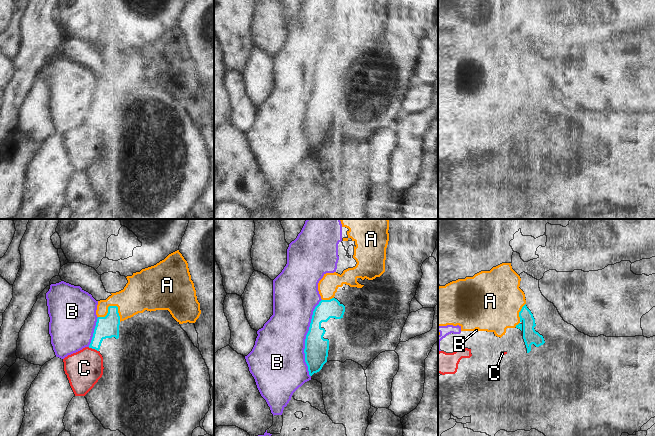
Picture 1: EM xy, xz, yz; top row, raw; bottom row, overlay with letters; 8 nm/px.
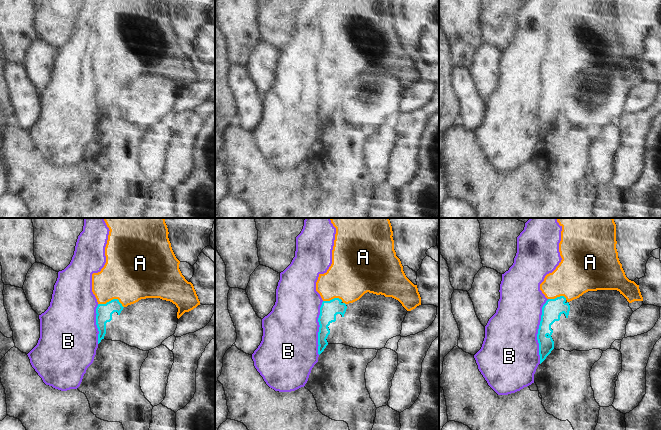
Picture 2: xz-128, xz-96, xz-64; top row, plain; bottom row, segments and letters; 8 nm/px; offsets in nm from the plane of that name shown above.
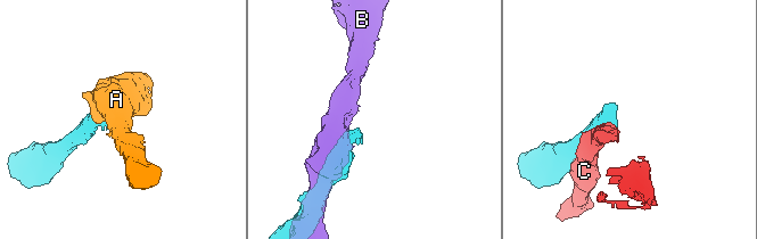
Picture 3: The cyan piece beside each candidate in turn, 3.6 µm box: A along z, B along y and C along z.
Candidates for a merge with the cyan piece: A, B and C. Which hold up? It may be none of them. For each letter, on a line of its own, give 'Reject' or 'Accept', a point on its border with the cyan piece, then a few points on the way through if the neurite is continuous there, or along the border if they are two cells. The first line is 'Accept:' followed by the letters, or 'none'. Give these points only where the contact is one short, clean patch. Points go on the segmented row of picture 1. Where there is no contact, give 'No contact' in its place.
Accept: A
A: Accept. Touches cyan at xy (108, 310). Path across: xy (106, 327), (108, 310), (136, 297)
B: Reject. Touches cyan at xz (306, 338)
C: Reject. Touches cyan at xy (93, 348).

